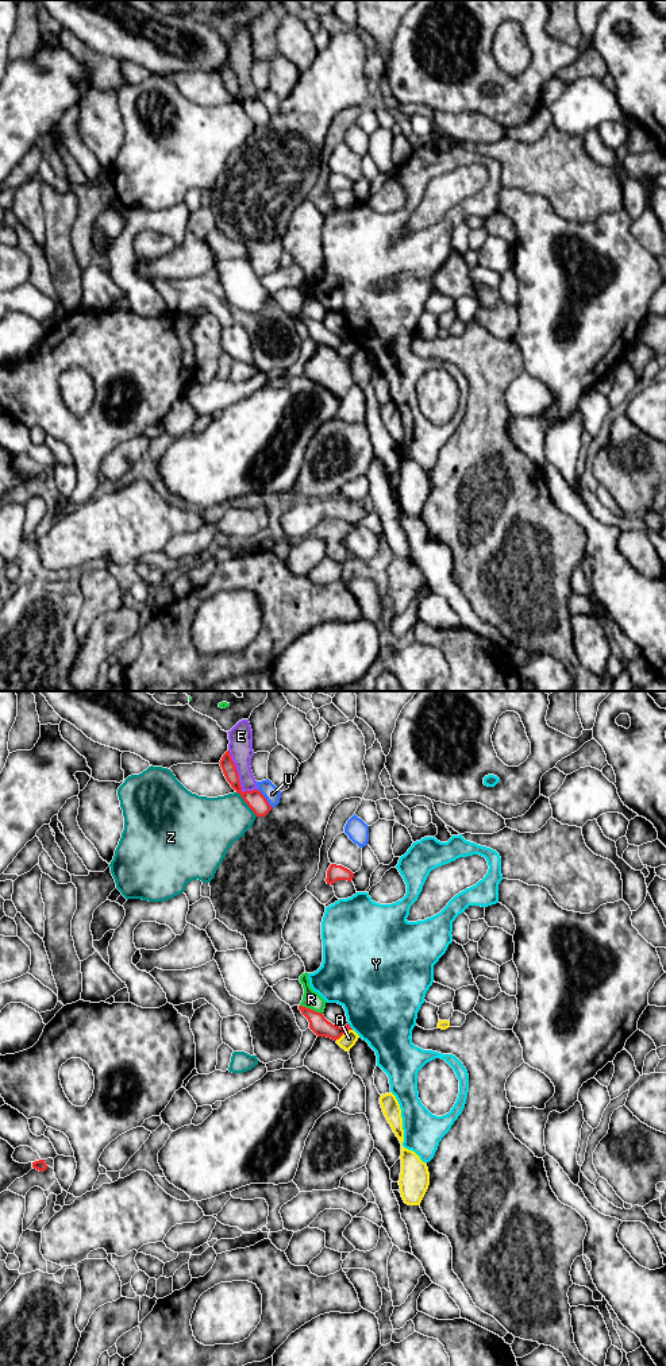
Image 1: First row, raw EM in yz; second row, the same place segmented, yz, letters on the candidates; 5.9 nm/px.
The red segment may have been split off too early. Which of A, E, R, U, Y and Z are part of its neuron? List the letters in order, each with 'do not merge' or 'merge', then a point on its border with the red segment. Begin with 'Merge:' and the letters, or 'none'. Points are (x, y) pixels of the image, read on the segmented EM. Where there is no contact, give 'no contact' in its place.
Merge: none
A: do not merge | yz (343, 1033)
E: do not merge | yz (238, 778)
R: do not merge | yz (310, 1008)
U: do not merge | yz (265, 798)
Y: do not merge | yz (349, 1026)
Z: do not merge | yz (246, 802)

